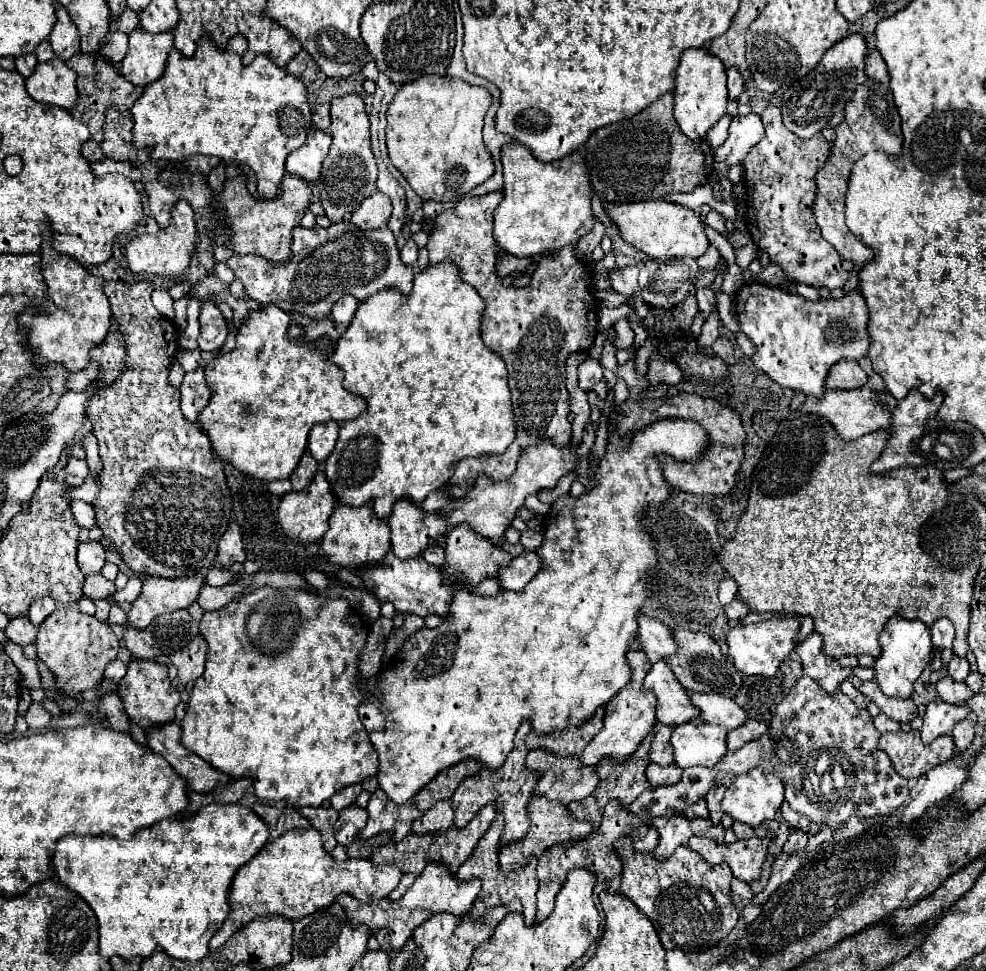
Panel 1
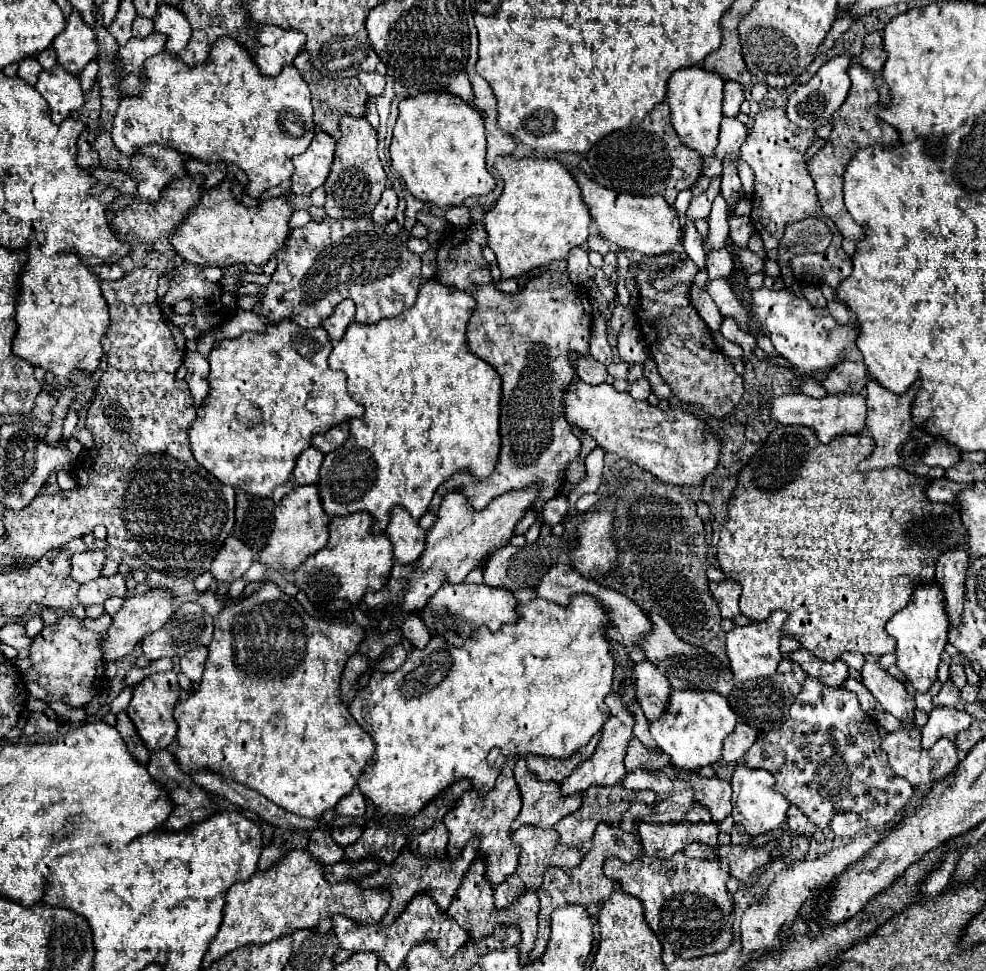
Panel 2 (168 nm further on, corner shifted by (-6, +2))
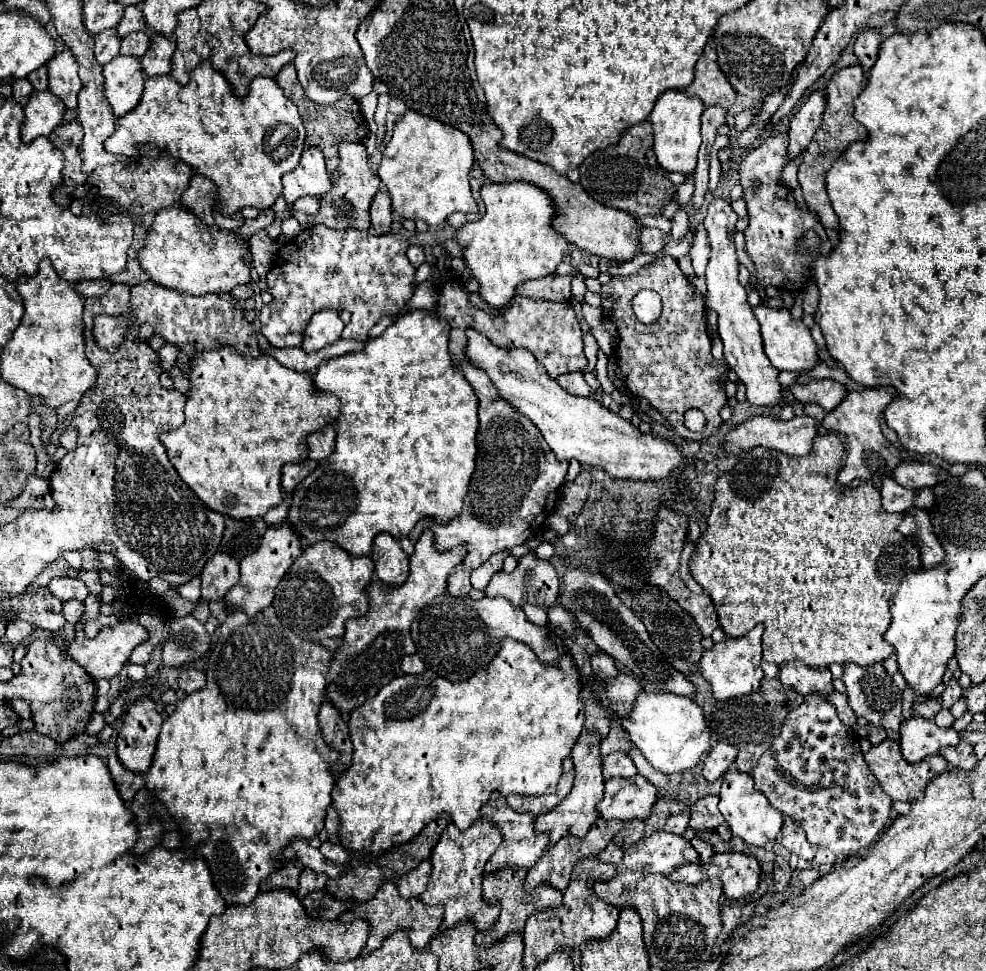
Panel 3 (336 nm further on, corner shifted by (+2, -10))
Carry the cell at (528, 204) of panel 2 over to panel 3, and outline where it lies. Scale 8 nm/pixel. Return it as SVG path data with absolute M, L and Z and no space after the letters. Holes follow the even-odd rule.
M528 182L494 184L482 186L480 196L486 206L486 214L478 222L468 222L456 230L456 242L462 248L462 256L472 276L480 284L480 298L490 306L502 308L510 302L516 286L554 274L556 266L562 262L568 242L552 230L554 206L544 190Z

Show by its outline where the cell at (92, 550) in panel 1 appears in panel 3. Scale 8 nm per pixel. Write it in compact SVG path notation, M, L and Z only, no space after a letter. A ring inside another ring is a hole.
M54 578L48 584L48 590L52 592L52 596L56 596L58 600L66 602L66 600L80 600L84 602L88 596L88 588L84 582L80 582L78 578Z

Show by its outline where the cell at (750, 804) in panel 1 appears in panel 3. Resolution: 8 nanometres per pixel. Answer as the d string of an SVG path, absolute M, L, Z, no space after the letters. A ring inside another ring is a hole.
M728 770L722 776L722 790L720 790L720 812L724 814L730 830L734 836L742 838L748 846L766 846L772 842L780 828L782 828L782 814L776 812L764 794L760 794L754 788L754 780L750 774L738 772L738 770Z

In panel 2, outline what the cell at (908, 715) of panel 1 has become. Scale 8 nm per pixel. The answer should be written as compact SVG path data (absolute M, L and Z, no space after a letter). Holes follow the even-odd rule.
M866 662L862 668L862 684L874 694L884 710L894 714L902 722L914 722L914 698L902 682L888 676L876 662Z

